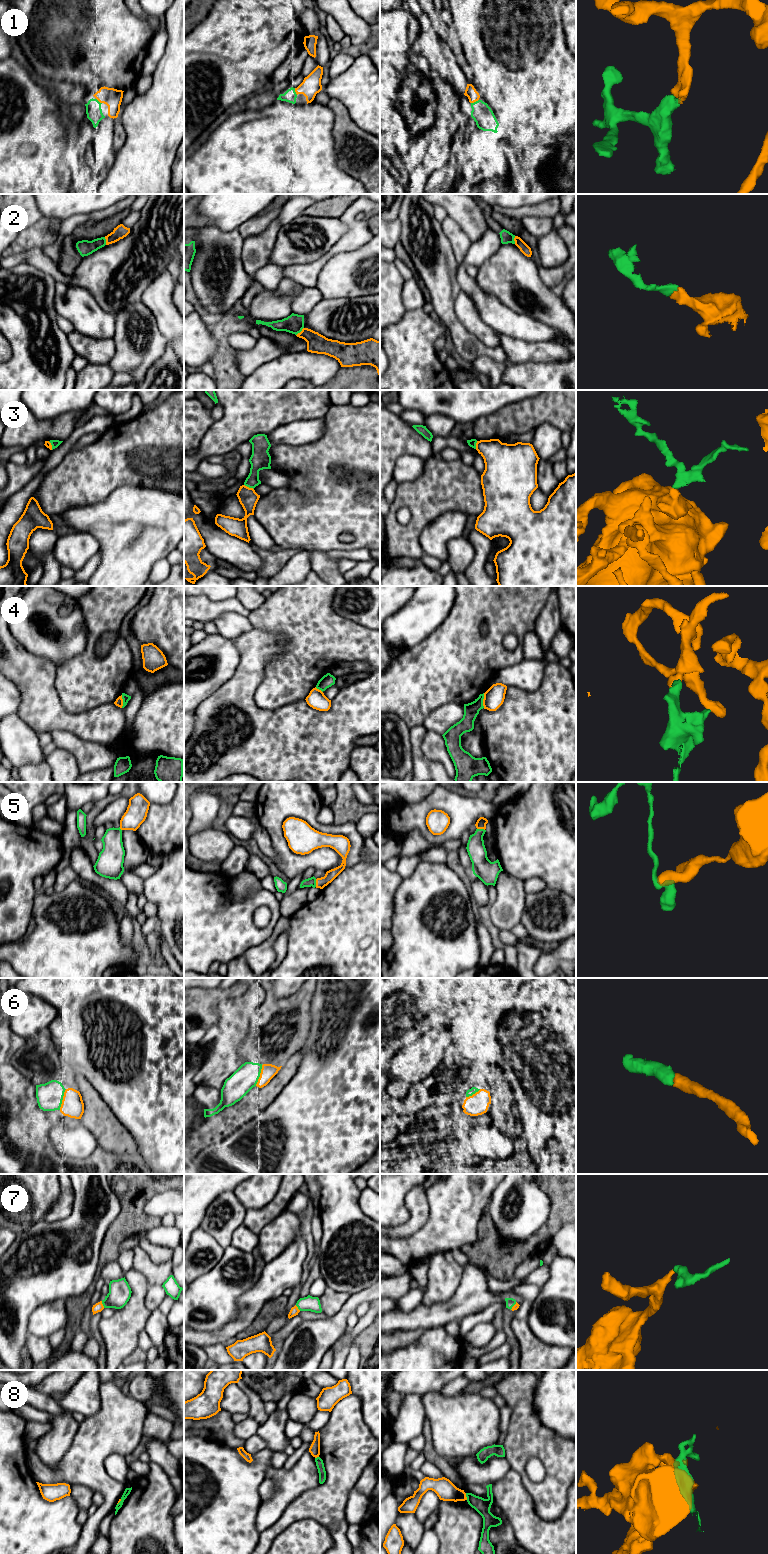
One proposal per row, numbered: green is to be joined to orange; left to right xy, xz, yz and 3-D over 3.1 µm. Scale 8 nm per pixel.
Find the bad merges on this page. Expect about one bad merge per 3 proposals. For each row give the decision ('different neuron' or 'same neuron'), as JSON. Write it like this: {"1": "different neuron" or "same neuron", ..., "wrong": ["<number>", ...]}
{"1": "same neuron", "2": "same neuron", "3": "different neuron", "4": "different neuron", "5": "same neuron", "6": "same neuron", "7": "same neuron", "8": "different neuron", "wrong": ["3", "4", "8"]}

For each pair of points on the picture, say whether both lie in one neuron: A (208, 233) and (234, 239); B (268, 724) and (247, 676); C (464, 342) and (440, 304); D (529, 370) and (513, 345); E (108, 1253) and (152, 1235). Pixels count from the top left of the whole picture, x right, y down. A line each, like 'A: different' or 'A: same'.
A: same
B: same
C: same
D: different
E: different

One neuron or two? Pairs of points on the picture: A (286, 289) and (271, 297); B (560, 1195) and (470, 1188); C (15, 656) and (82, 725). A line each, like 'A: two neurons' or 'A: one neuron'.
A: two neurons
B: two neurons
C: one neuron

